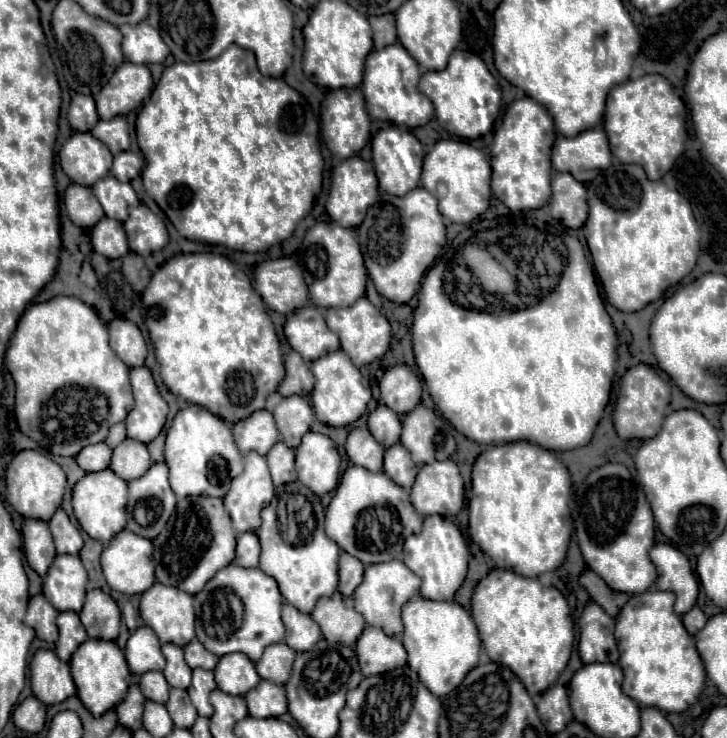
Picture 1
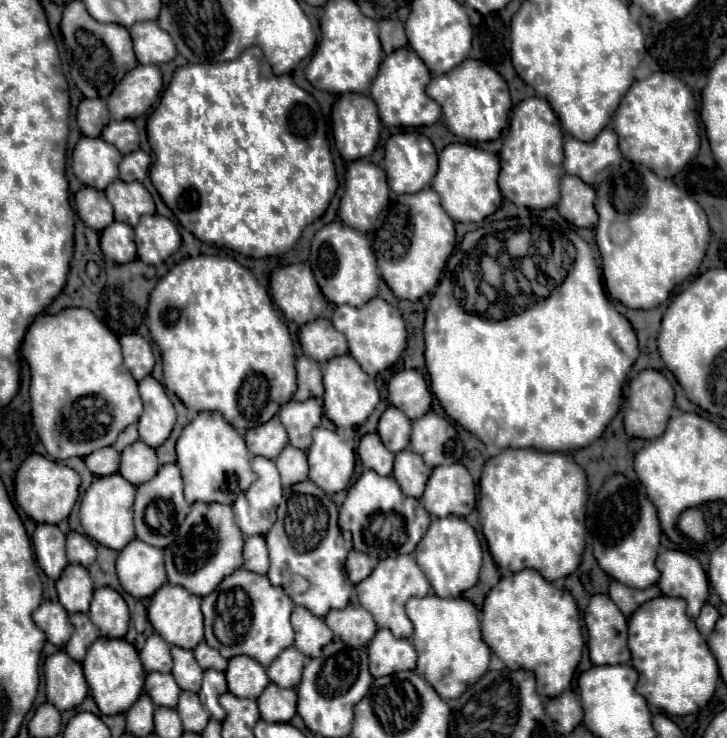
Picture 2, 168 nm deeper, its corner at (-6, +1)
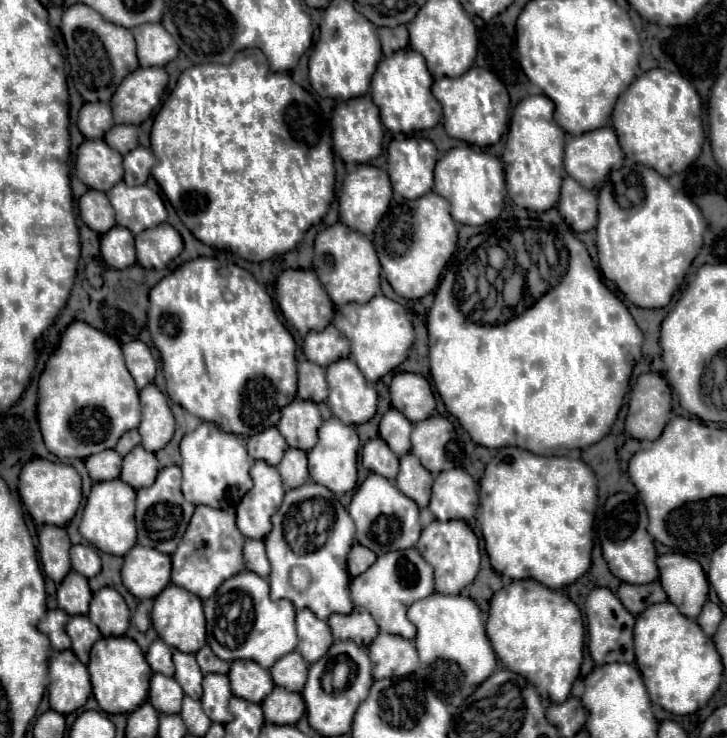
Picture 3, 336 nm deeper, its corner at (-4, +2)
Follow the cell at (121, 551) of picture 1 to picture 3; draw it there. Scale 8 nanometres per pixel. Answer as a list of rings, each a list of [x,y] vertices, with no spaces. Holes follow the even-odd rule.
[[[136,544],[122,566],[122,582],[136,598],[154,598],[170,584],[170,556]]]

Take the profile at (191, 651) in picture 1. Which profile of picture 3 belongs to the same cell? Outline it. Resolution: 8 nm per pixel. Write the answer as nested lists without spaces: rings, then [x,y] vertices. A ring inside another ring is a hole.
[[[204,646],[198,654],[196,654],[196,660],[198,660],[198,666],[202,670],[202,674],[228,674],[230,670],[230,664],[220,660],[212,650],[210,646]]]

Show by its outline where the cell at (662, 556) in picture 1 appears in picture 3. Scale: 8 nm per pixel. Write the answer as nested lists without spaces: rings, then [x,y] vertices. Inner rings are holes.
[[[664,554],[658,558],[658,568],[660,568],[660,582],[664,592],[668,594],[668,600],[676,604],[684,616],[696,618],[704,602],[708,600],[708,580],[702,566],[696,560],[686,558],[682,554]]]

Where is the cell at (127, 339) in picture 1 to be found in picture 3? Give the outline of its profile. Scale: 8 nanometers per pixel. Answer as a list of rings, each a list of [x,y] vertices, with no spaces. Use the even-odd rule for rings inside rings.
[[[132,340],[130,344],[122,346],[122,352],[126,358],[126,368],[132,374],[136,386],[142,390],[144,386],[152,384],[156,376],[156,360],[150,348],[140,340]]]

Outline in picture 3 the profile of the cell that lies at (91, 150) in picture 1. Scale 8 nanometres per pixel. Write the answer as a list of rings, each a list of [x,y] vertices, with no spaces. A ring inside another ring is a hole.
[[[84,140],[76,154],[76,176],[88,188],[108,192],[124,176],[122,156],[104,140]]]

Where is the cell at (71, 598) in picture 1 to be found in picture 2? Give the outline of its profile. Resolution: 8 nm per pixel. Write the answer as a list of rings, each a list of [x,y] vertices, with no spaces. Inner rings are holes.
[[[66,565],[64,573],[56,581],[58,601],[64,605],[68,613],[88,613],[88,605],[92,599],[92,579],[86,567],[82,565]]]

